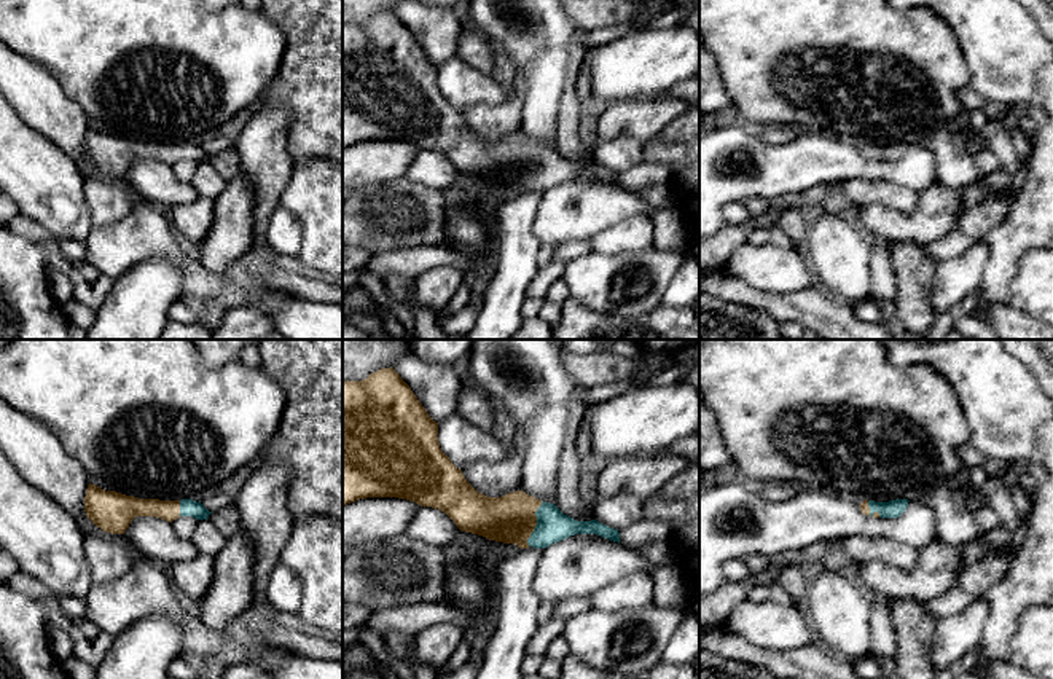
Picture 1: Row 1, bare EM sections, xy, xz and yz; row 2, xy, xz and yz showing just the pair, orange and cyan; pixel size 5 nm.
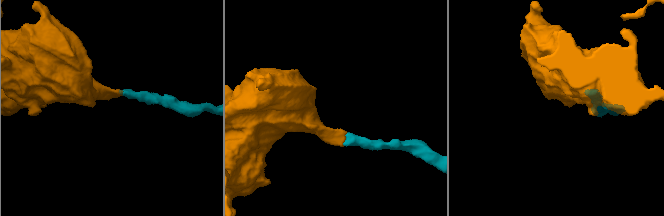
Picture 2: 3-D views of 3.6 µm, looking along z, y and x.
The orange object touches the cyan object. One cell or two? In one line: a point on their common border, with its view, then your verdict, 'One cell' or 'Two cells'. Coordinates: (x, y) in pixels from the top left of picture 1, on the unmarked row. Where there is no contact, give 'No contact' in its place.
Touches orange at xz (536, 168). One cell

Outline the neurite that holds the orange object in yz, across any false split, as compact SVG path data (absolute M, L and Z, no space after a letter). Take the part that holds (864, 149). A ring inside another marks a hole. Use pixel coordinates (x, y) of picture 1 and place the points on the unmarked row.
M895 142L889 145L863 143L859 150L863 158L873 161L898 161L908 150L908 142Z

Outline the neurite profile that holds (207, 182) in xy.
M199 163L198 171L191 180L191 185L202 198L217 199L228 185L218 171L209 163Z

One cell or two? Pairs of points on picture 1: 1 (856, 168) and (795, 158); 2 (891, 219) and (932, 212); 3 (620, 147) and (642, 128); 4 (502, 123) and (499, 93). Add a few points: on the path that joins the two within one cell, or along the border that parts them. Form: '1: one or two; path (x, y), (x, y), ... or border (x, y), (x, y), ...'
1: one; path (841, 161), (810, 158)
2: one; path (900, 220), (923, 220)
3: two; border (644, 142), (634, 137), (614, 137), (598, 144)
4: two; border (507, 99), (499, 104), (473, 104), (464, 110)

